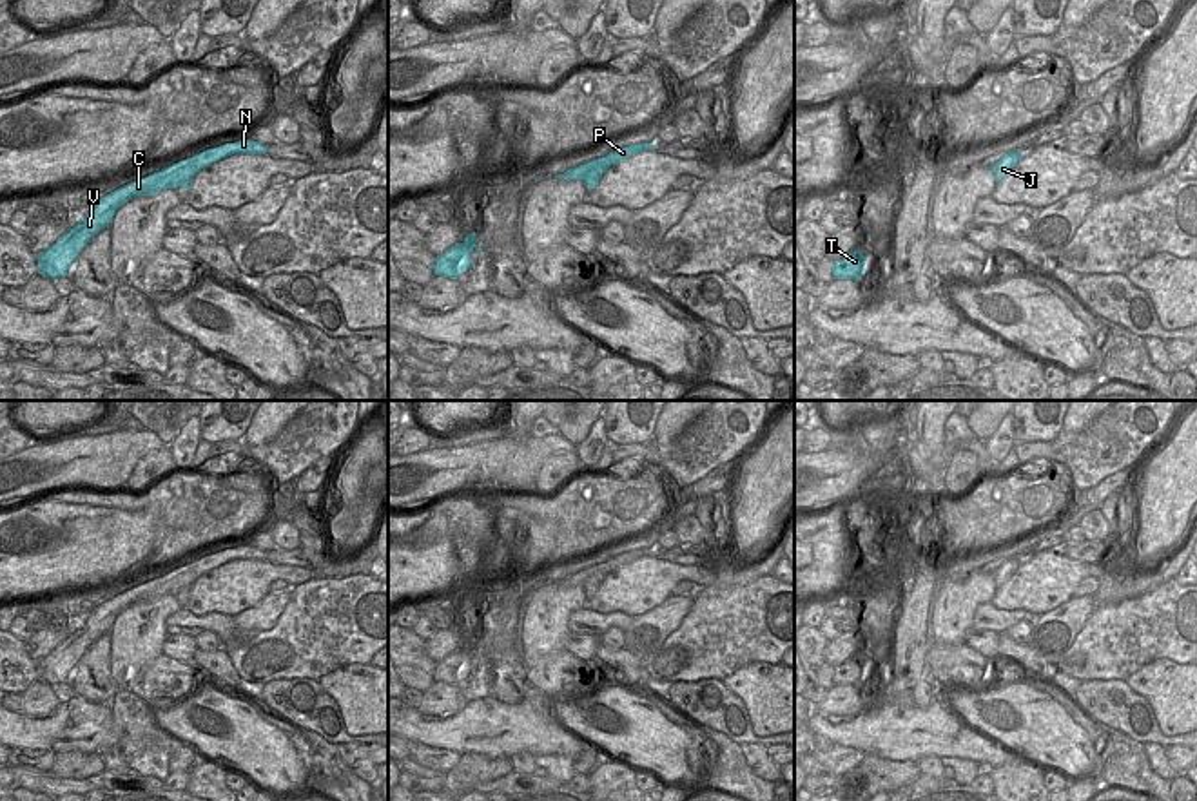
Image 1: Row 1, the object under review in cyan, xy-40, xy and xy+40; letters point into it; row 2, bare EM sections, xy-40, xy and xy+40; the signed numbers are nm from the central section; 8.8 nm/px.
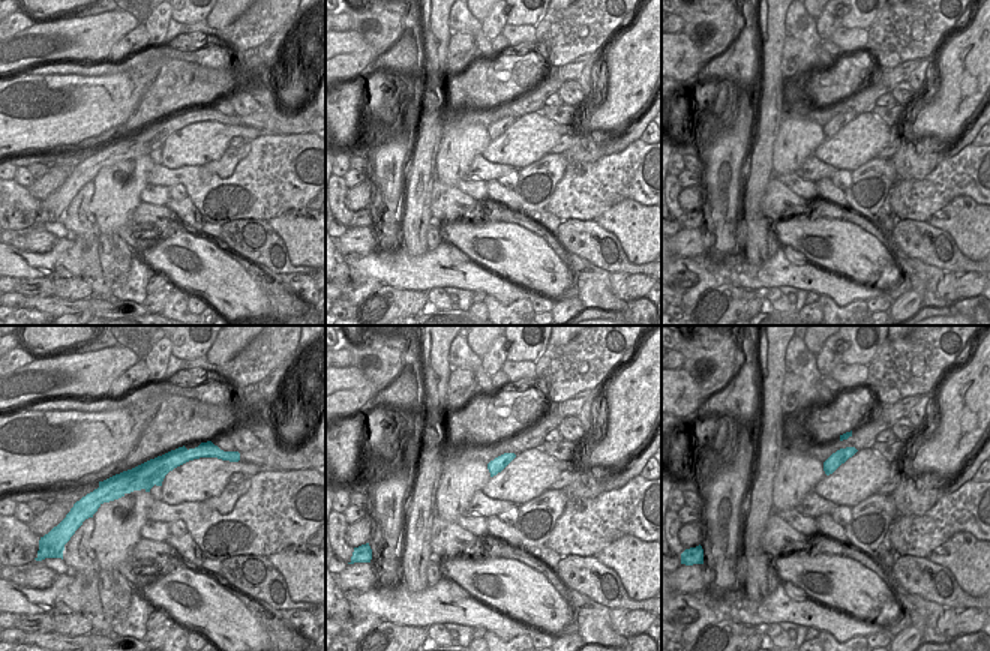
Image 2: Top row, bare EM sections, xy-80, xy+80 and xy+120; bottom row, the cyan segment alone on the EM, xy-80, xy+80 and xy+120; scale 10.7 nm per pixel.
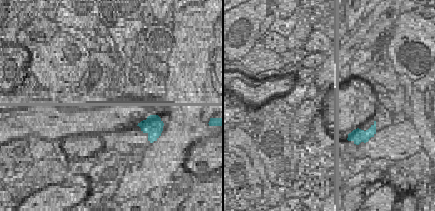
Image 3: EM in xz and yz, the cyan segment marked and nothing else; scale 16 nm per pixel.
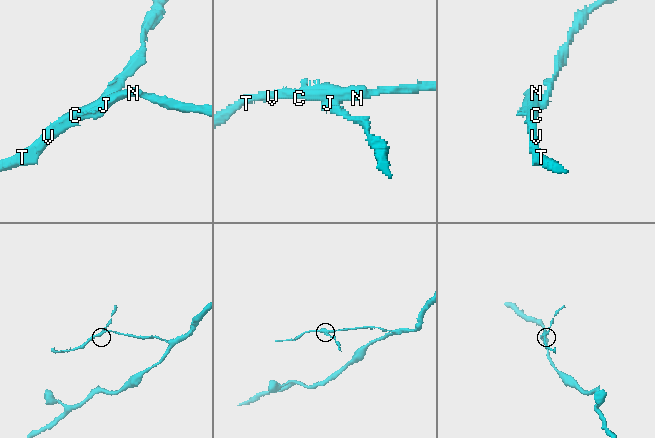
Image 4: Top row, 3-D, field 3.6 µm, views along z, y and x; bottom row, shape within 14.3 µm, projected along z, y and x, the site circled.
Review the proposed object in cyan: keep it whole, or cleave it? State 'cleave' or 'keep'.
cleave

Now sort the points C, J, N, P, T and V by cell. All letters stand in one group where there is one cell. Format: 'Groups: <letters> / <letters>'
Groups: C N P T V / J.

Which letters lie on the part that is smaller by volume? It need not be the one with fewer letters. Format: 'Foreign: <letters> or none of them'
Foreign: J

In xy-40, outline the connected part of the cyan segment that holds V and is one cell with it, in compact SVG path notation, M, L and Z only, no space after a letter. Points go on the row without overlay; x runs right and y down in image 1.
M239 545L207 555L192 564L172 569L145 584L134 585L114 598L94 607L83 625L67 636L53 652L38 660L38 680L47 685L65 683L73 667L80 661L85 651L109 629L116 616L136 602L156 602L165 594L178 594L183 587L192 585L201 574L225 565L232 560L267 560L268 551L254 545Z

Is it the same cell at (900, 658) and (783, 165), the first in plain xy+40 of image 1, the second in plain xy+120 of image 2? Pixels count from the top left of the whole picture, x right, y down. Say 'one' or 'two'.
two

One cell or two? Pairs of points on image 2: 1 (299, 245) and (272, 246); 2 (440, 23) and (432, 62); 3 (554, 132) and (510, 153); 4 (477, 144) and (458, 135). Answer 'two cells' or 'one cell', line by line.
1: two cells
2: one cell
3: one cell
4: one cell

